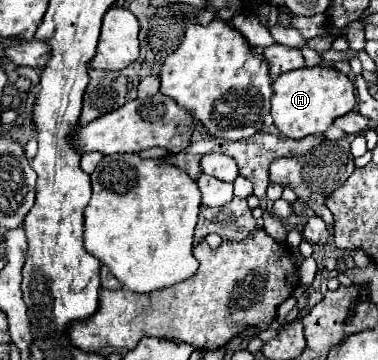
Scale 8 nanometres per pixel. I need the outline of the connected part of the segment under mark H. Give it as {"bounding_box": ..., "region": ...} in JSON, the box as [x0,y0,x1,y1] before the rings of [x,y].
{"bounding_box":[272,66,356,140],"region":[[[328,66],[284,72],[274,80],[272,88],[274,88],[274,96],[272,96],[274,126],[280,130],[282,136],[288,136],[294,140],[300,140],[310,134],[326,132],[328,126],[338,116],[348,114],[356,106],[354,84],[350,82],[350,78]]]}

